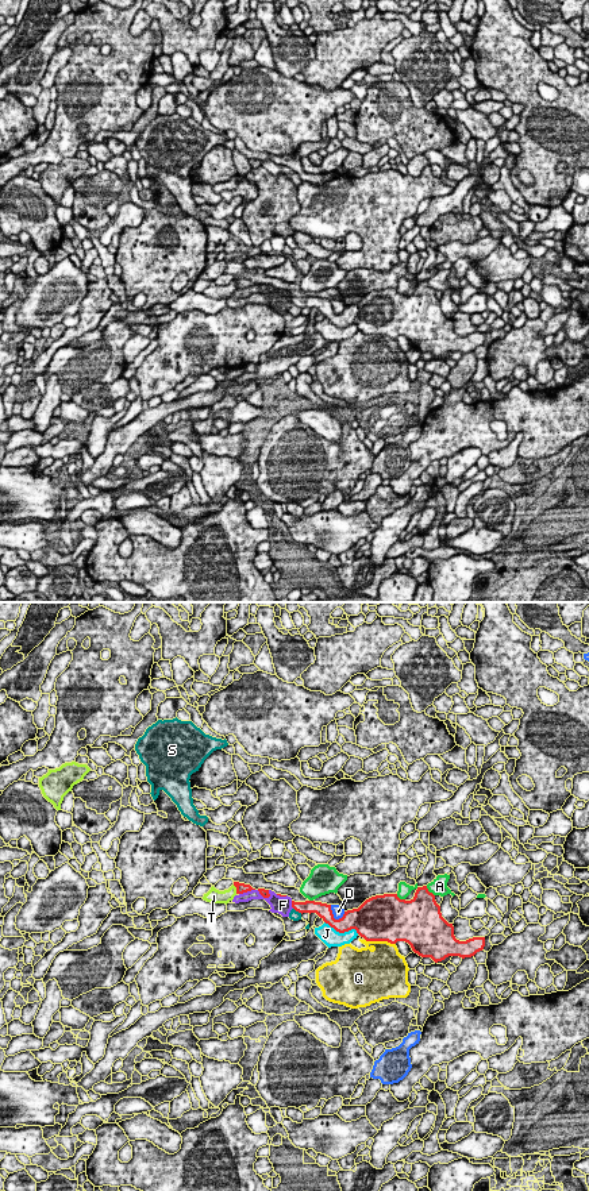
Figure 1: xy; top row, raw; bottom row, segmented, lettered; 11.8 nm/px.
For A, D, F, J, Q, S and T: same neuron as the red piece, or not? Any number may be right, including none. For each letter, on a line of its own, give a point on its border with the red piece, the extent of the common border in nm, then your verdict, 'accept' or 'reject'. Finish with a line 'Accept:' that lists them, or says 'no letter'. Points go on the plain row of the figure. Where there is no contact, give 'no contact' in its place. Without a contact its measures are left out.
A: xy (428, 286) | 160 nm | reject
D: xy (333, 311) | 220 nm | reject
F: xy (246, 286) | 200 nm | reject
J: xy (342, 327) | 440 nm | reject
Q: xy (380, 335) | 380 nm | reject
S: xy (297, 305) | 130 nm | reject
T: xy (237, 284) | 120 nm | reject
Accept: no letter

